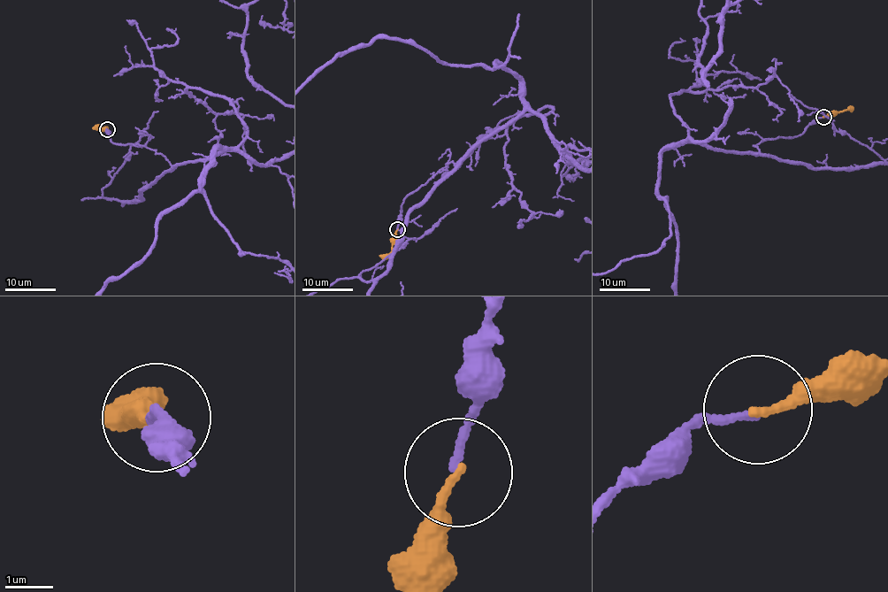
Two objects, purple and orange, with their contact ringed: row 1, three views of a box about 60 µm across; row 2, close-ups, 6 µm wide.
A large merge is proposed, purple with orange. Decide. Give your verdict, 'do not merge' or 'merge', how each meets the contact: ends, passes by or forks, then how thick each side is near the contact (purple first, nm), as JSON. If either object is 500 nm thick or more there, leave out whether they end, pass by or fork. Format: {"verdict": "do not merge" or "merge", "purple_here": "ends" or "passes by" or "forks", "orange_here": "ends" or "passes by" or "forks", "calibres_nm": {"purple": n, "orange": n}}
{"verdict": "do not merge", "purple_here": "ends", "orange_here": "ends", "calibres_nm": {"purple": 150, "orange": 170}}

